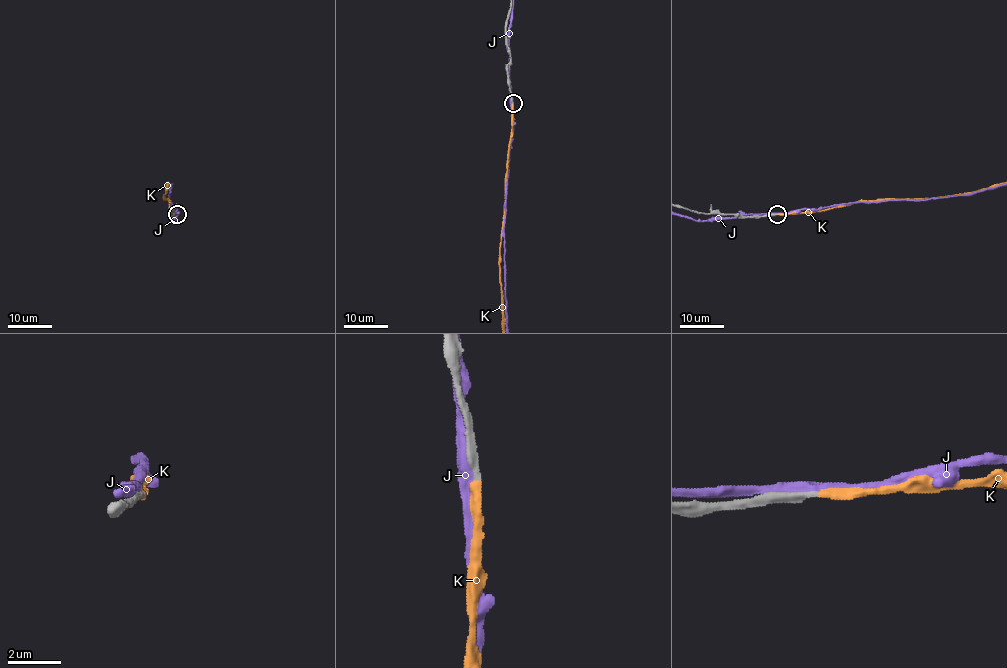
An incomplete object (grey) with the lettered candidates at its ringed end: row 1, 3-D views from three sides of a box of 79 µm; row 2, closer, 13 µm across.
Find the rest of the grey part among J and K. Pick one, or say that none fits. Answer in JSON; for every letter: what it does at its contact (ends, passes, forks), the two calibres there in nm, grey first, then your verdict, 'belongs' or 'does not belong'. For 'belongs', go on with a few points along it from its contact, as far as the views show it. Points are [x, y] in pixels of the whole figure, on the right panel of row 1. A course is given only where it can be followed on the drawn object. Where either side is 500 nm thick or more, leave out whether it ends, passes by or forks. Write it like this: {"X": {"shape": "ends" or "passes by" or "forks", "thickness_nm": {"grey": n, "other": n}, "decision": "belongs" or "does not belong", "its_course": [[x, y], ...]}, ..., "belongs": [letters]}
{"J": {"shape": "passes by", "thickness_nm": {"grey": 400, "other": 480}, "decision": "does not belong"}, "K": {"shape": "ends", "thickness_nm": {"grey": 240, "other": 320}, "decision": "belongs"}, "belongs": ["K"]}

